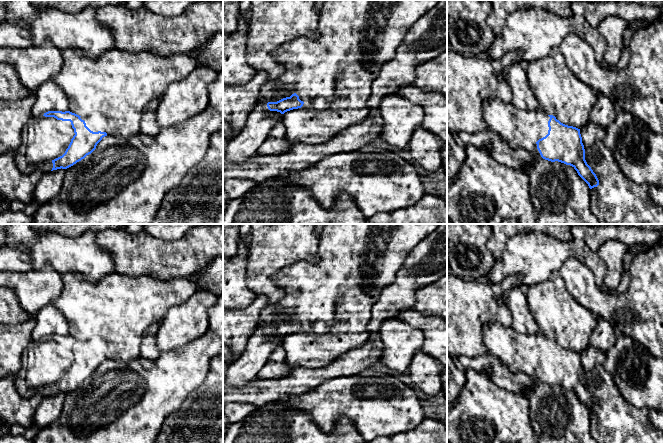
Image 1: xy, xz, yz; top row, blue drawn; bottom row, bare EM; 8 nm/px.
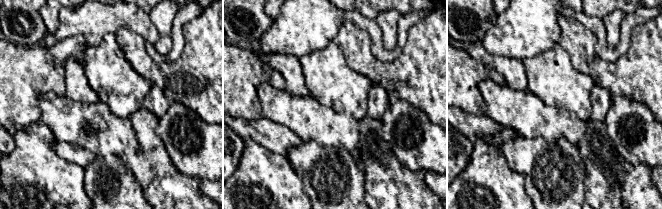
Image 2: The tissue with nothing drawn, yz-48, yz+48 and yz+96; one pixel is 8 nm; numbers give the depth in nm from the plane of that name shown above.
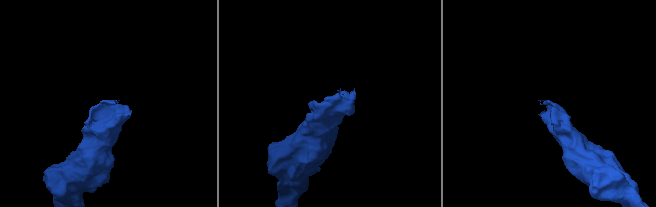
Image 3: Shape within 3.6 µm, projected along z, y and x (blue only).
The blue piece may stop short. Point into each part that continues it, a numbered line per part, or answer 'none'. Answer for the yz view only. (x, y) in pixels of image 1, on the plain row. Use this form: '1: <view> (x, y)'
1: yz (521, 352)

